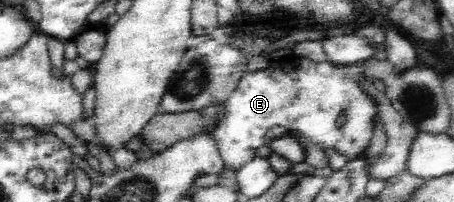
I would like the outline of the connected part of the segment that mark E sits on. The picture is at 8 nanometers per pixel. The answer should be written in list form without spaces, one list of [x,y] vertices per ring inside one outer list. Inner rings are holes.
[[[301,57],[270,62],[265,70],[243,76],[243,80],[239,80],[239,84],[227,98],[226,120],[216,131],[224,168],[237,172],[239,168],[251,162],[257,154],[257,148],[265,145],[265,134],[275,126],[281,126],[289,133],[298,132],[301,137],[311,138],[313,144],[319,144],[321,147],[335,148],[339,154],[346,155],[348,161],[359,156],[361,152],[366,152],[373,139],[373,129],[379,110],[378,103],[362,88],[364,80],[368,80],[364,72],[364,61],[349,66],[335,66],[329,61],[315,62]],[[341,118],[345,123],[342,129],[339,127]]]

